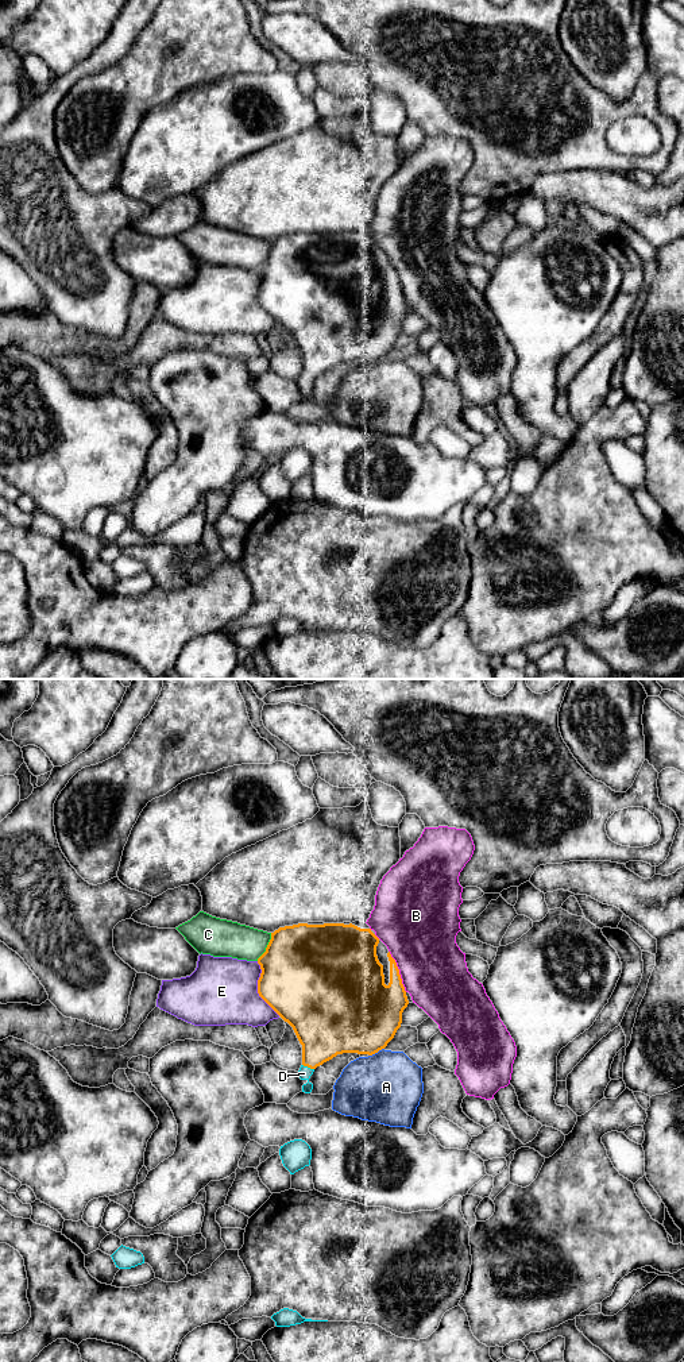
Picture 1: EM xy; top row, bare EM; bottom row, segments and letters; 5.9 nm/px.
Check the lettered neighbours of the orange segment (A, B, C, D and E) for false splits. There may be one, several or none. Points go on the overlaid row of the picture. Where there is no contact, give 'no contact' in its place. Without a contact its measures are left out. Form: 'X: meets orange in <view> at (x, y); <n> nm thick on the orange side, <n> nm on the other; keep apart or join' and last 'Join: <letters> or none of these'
A: meets orange in xy at (375, 1052); 460 nm thick on the orange side, 420 nm on the other; keep apart
B: meets orange in xy at (398, 971); 320 nm thick on the orange side, 420 nm on the other; keep apart
C: meets orange in xy at (267, 946); 500 nm thick on the orange side, 220 nm on the other; keep apart
D: meets orange in xy at (308, 1067); 340 nm thick on the orange side, 80 nm on the other; join
E: meets orange in xy at (258, 988); 460 nm thick on the orange side, 400 nm on the other; keep apart
Join: D

